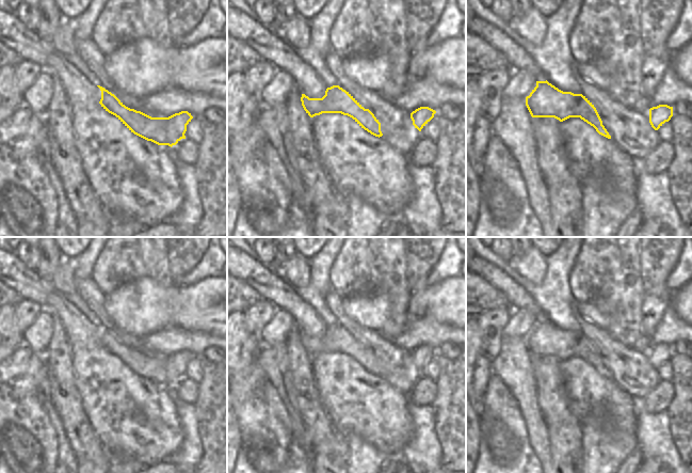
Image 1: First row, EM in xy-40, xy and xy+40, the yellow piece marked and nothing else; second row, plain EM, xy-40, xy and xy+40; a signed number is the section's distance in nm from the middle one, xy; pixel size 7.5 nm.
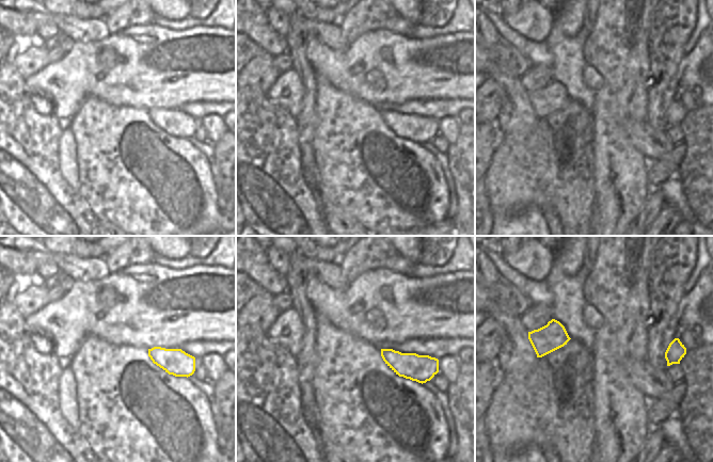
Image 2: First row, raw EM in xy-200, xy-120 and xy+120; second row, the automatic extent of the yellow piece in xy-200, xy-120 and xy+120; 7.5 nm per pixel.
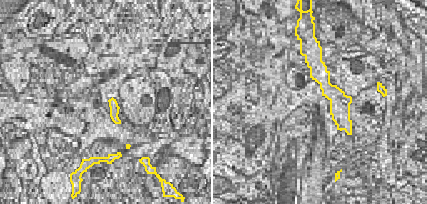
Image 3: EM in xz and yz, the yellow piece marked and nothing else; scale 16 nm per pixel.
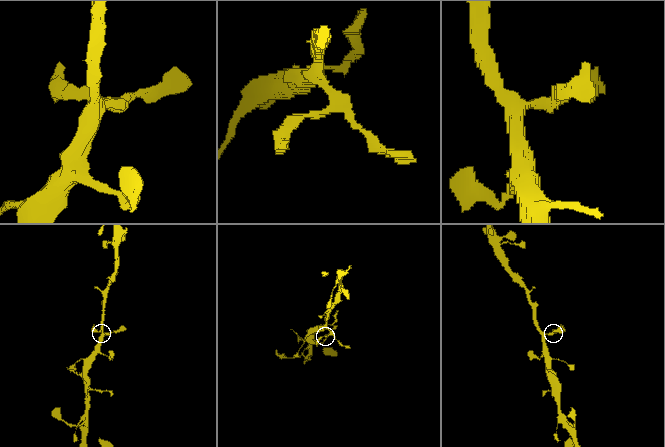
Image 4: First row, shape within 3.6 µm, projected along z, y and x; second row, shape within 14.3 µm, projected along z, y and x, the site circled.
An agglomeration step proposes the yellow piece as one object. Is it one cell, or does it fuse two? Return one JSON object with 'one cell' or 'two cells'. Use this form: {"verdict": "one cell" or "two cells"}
{"verdict": "one cell"}

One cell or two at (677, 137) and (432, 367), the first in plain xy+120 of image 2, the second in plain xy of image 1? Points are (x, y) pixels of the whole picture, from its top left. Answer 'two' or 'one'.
one

